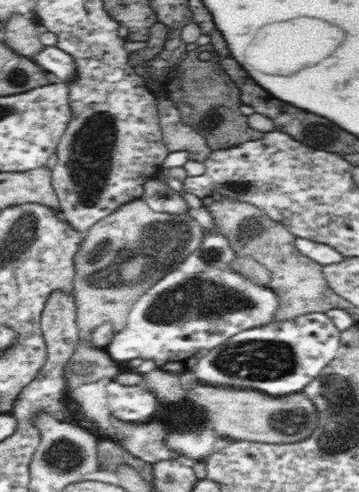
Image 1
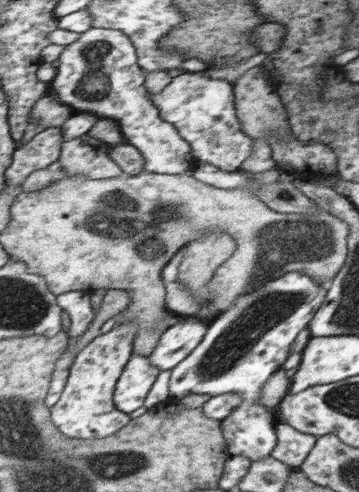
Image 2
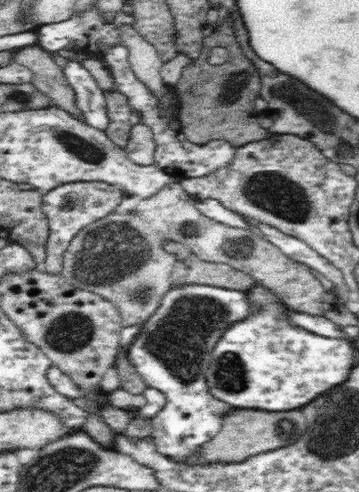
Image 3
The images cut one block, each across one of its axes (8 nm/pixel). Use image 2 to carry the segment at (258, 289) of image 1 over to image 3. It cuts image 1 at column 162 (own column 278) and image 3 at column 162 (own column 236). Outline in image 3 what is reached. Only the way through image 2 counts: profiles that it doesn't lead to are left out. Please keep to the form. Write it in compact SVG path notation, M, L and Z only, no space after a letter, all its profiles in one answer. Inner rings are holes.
M184 286L170 288L160 308L144 324L122 328L120 348L128 350L130 364L144 378L148 388L156 388L166 396L166 406L152 418L154 430L150 438L156 442L156 450L160 454L178 464L200 452L208 440L220 434L224 416L232 410L228 402L212 396L206 384L206 372L212 366L212 350L224 330L236 320L244 320L248 312L250 302L246 292L212 286ZM194 302L196 306L190 306ZM190 308L198 314L180 314Z

